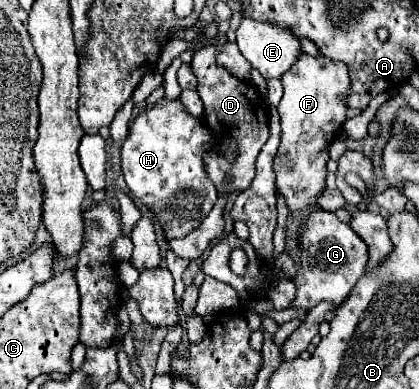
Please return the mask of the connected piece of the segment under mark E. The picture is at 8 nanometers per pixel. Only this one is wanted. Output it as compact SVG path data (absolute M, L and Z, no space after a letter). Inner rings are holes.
M243 17L241 25L237 27L237 47L239 47L241 55L253 65L253 69L257 69L265 79L281 77L295 63L297 55L301 53L299 37L295 37L291 31L283 31L281 27L277 27L273 23L255 21L251 17Z

